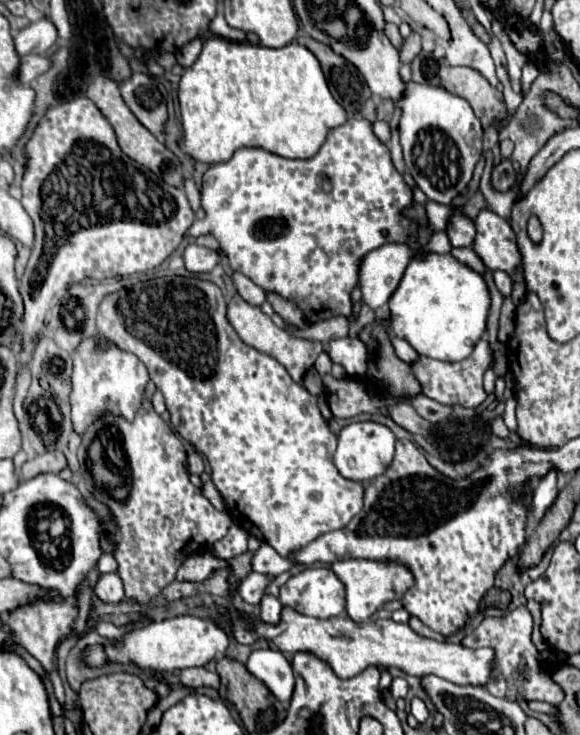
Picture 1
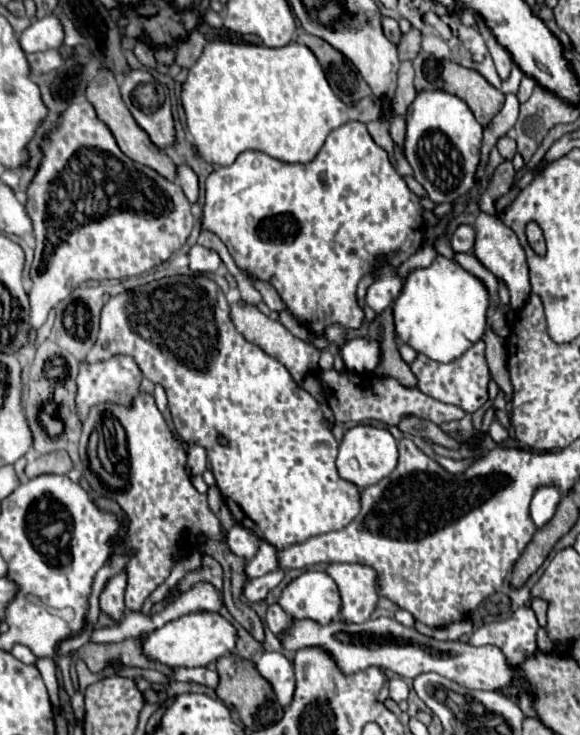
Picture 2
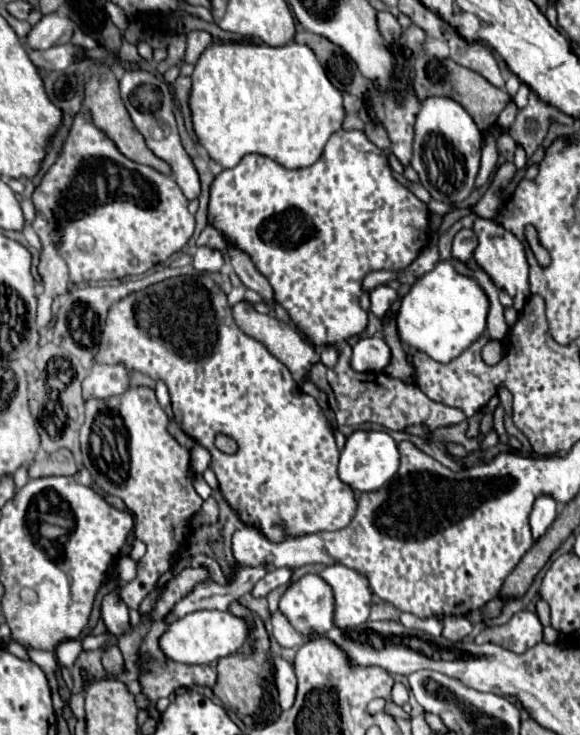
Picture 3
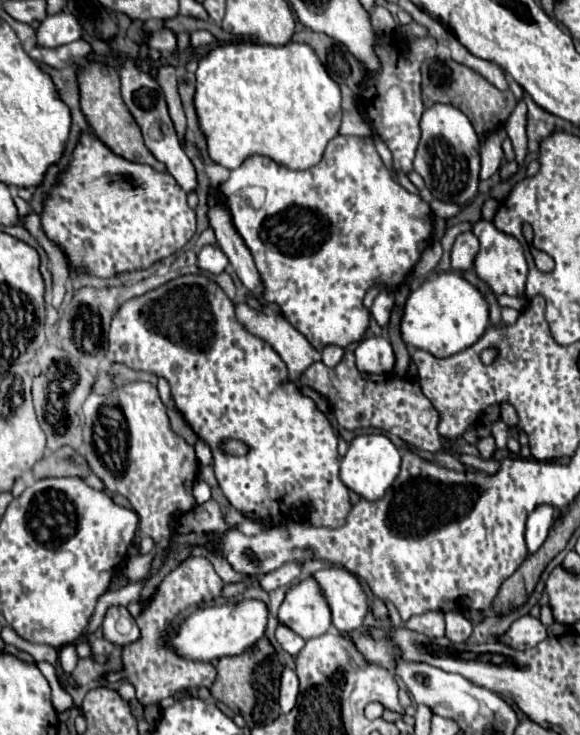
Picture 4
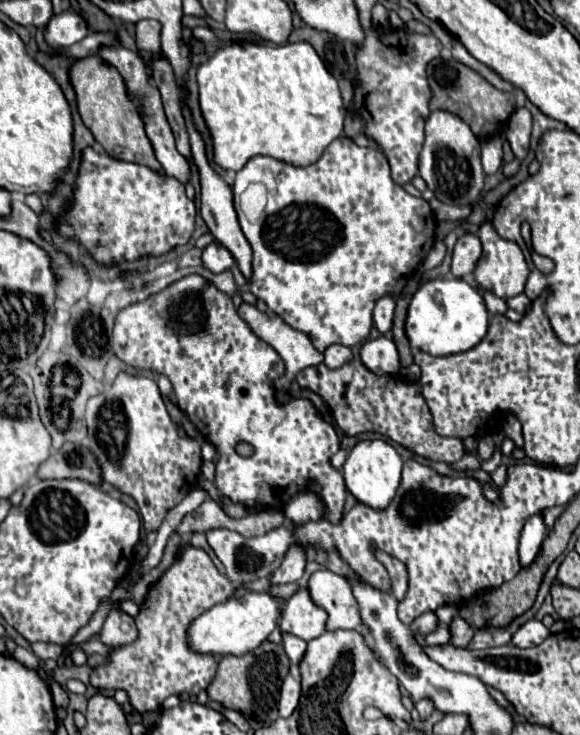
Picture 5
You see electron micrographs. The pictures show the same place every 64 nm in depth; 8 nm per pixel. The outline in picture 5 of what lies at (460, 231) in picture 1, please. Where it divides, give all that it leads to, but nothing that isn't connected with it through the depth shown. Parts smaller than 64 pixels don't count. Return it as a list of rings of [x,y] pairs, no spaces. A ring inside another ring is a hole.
[[[466,232],[464,236],[460,236],[452,252],[452,274],[458,278],[468,276],[474,270],[474,264],[478,262],[480,254],[482,254],[482,244],[476,234]]]

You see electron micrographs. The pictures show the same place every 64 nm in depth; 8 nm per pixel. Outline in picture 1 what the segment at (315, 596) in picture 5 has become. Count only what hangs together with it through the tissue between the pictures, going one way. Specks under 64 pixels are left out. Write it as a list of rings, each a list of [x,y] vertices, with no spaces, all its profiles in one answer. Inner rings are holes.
[[[340,560],[332,564],[332,570],[346,586],[346,612],[354,622],[370,620],[378,608],[390,600],[398,600],[414,584],[412,570],[396,560]]]

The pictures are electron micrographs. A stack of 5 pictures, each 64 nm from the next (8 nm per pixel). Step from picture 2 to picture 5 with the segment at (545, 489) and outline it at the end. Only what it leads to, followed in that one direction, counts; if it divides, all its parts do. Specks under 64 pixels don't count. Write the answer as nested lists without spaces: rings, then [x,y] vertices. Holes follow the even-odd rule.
[[[542,514],[530,516],[524,524],[522,538],[520,538],[520,562],[522,562],[522,566],[526,566],[534,560],[534,556],[538,554],[544,538],[546,538],[544,516]]]

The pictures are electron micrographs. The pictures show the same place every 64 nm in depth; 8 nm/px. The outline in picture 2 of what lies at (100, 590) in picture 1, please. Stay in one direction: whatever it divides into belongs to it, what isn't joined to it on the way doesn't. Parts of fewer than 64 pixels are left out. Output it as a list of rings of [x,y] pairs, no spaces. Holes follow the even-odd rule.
[[[120,572],[106,580],[102,594],[100,594],[100,610],[112,616],[114,620],[122,620],[126,612],[124,588],[126,588],[126,572]]]

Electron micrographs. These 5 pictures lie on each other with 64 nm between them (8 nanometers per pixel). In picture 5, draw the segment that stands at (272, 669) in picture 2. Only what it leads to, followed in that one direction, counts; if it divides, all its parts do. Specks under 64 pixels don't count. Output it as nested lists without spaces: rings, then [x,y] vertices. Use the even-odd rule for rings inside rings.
[[[288,674],[284,678],[282,696],[280,696],[280,704],[278,704],[280,716],[288,718],[294,712],[294,708],[298,706],[298,700],[300,700],[300,682],[292,674]]]

